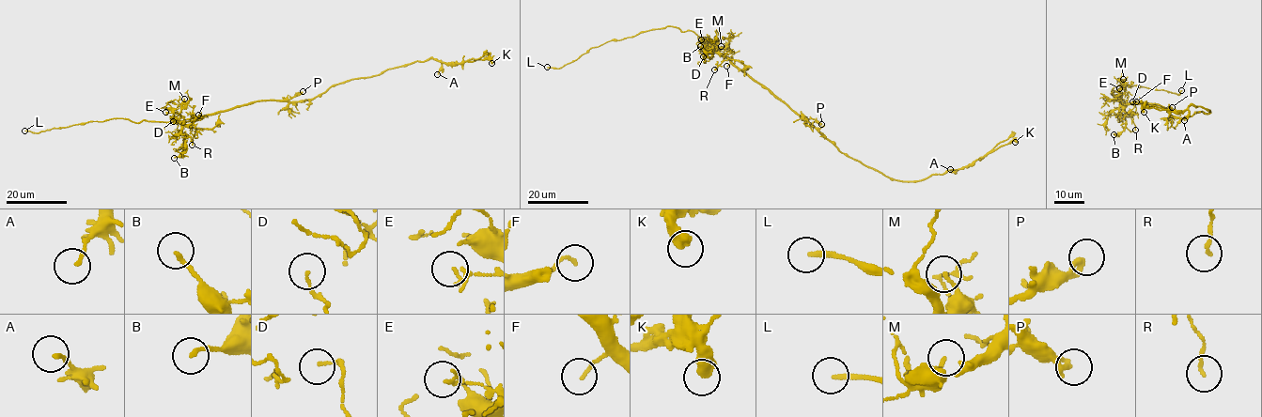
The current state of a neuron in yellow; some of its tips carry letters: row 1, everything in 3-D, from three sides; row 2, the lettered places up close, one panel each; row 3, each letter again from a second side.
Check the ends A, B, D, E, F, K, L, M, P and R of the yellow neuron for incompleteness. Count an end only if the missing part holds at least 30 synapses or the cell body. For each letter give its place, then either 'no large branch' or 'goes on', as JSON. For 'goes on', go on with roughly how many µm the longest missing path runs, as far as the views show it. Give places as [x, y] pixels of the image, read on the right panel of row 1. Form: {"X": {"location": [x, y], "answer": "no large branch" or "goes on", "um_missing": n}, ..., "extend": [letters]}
{"A": {"location": [1184, 120], "answer": "no large branch"}, "B": {"location": [1113, 134], "answer": "no large branch"}, "D": {"location": [1132, 101], "answer": "no large branch"}, "E": {"location": [1119, 88], "answer": "no large branch"}, "F": {"location": [1136, 101], "answer": "no large branch"}, "K": {"location": [1144, 112], "answer": "no large branch"}, "L": {"location": [1181, 90], "answer": "goes on", "um_missing": 6}, "M": {"location": [1123, 79], "answer": "no large branch"}, "P": {"location": [1172, 107], "answer": "no large branch"}, "R": {"location": [1135, 130], "answer": "no large branch"}, "extend": ["L"]}

